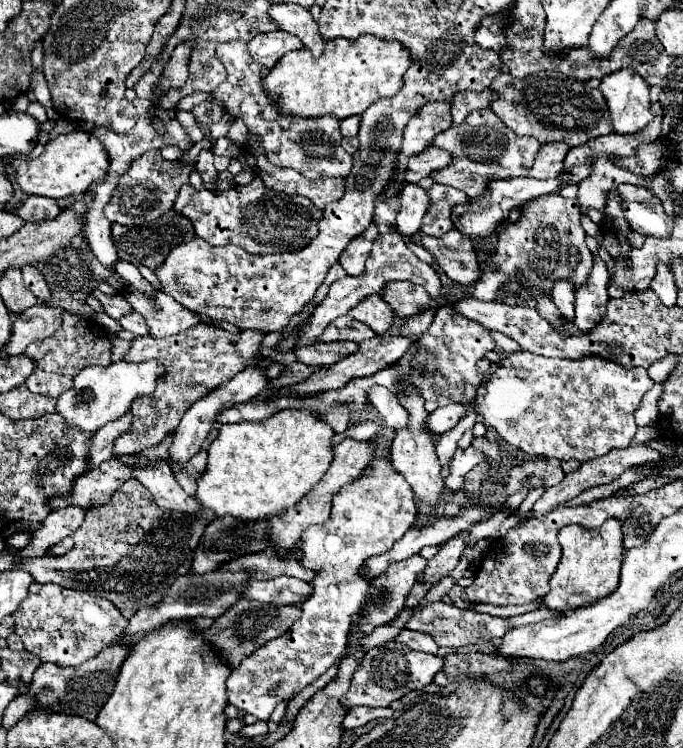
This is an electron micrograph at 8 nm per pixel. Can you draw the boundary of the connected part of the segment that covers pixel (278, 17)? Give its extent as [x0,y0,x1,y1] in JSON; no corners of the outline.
[269,5,325,57]

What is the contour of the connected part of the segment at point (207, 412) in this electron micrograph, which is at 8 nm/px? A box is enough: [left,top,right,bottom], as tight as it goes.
[169,367,269,465]

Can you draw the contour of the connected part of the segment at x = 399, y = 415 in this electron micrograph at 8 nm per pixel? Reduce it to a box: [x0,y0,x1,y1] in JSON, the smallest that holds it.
[367,385,409,431]

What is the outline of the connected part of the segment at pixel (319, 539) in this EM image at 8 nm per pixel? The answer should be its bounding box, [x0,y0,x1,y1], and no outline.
[227,457,417,721]

